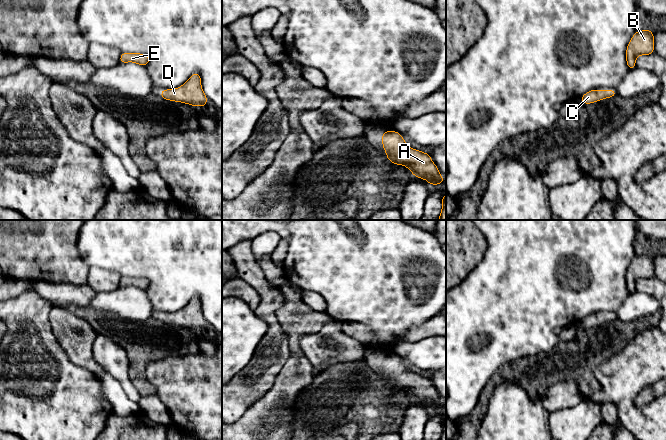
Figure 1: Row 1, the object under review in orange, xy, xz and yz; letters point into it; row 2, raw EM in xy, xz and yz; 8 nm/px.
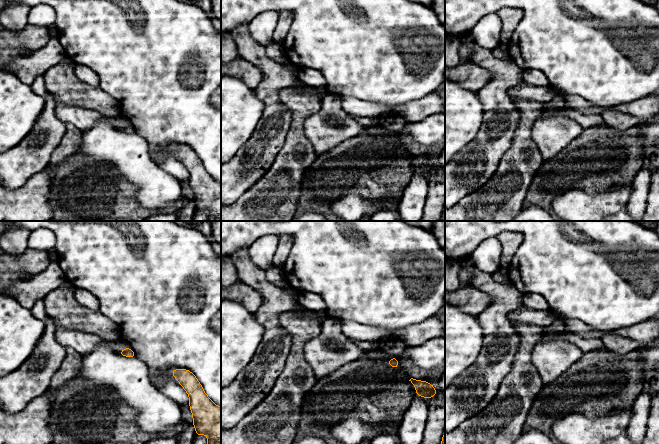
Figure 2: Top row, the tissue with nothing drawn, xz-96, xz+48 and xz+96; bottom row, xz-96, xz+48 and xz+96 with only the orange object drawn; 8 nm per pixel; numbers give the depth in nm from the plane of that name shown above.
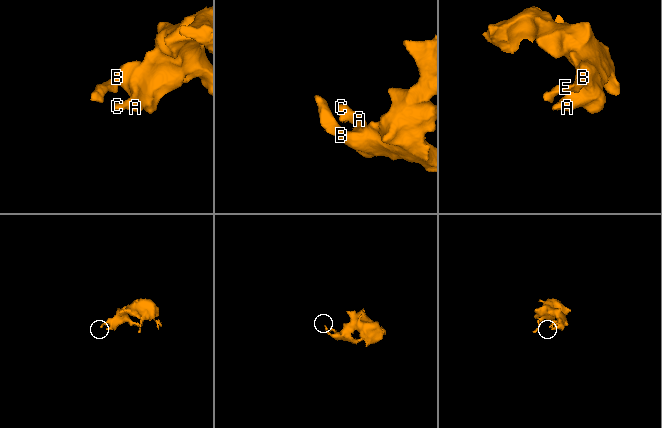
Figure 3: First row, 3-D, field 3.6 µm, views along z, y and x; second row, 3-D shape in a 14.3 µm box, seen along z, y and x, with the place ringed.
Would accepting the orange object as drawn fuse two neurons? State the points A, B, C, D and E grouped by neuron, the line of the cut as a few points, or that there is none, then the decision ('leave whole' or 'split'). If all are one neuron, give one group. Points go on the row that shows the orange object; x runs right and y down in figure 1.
groups A B C D E; cut none; leave whole

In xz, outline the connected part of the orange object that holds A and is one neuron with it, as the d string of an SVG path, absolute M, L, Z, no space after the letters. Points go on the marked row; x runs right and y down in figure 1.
M385 131L382 145L389 161L395 165L405 165L415 177L427 180L430 185L444 182L430 155L408 147L400 133Z

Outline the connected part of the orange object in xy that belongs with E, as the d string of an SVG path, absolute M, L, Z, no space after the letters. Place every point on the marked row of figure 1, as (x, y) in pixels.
M121 53L120 55L120 63L134 62L142 66L147 66L149 60L150 58L147 54Z

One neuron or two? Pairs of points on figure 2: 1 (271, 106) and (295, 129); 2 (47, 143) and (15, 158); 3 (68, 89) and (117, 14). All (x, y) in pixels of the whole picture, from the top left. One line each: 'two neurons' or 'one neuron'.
1: two neurons
2: one neuron
3: two neurons

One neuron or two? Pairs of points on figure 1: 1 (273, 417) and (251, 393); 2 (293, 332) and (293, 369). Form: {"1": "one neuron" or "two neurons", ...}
{"1": "two neurons", "2": "one neuron"}

